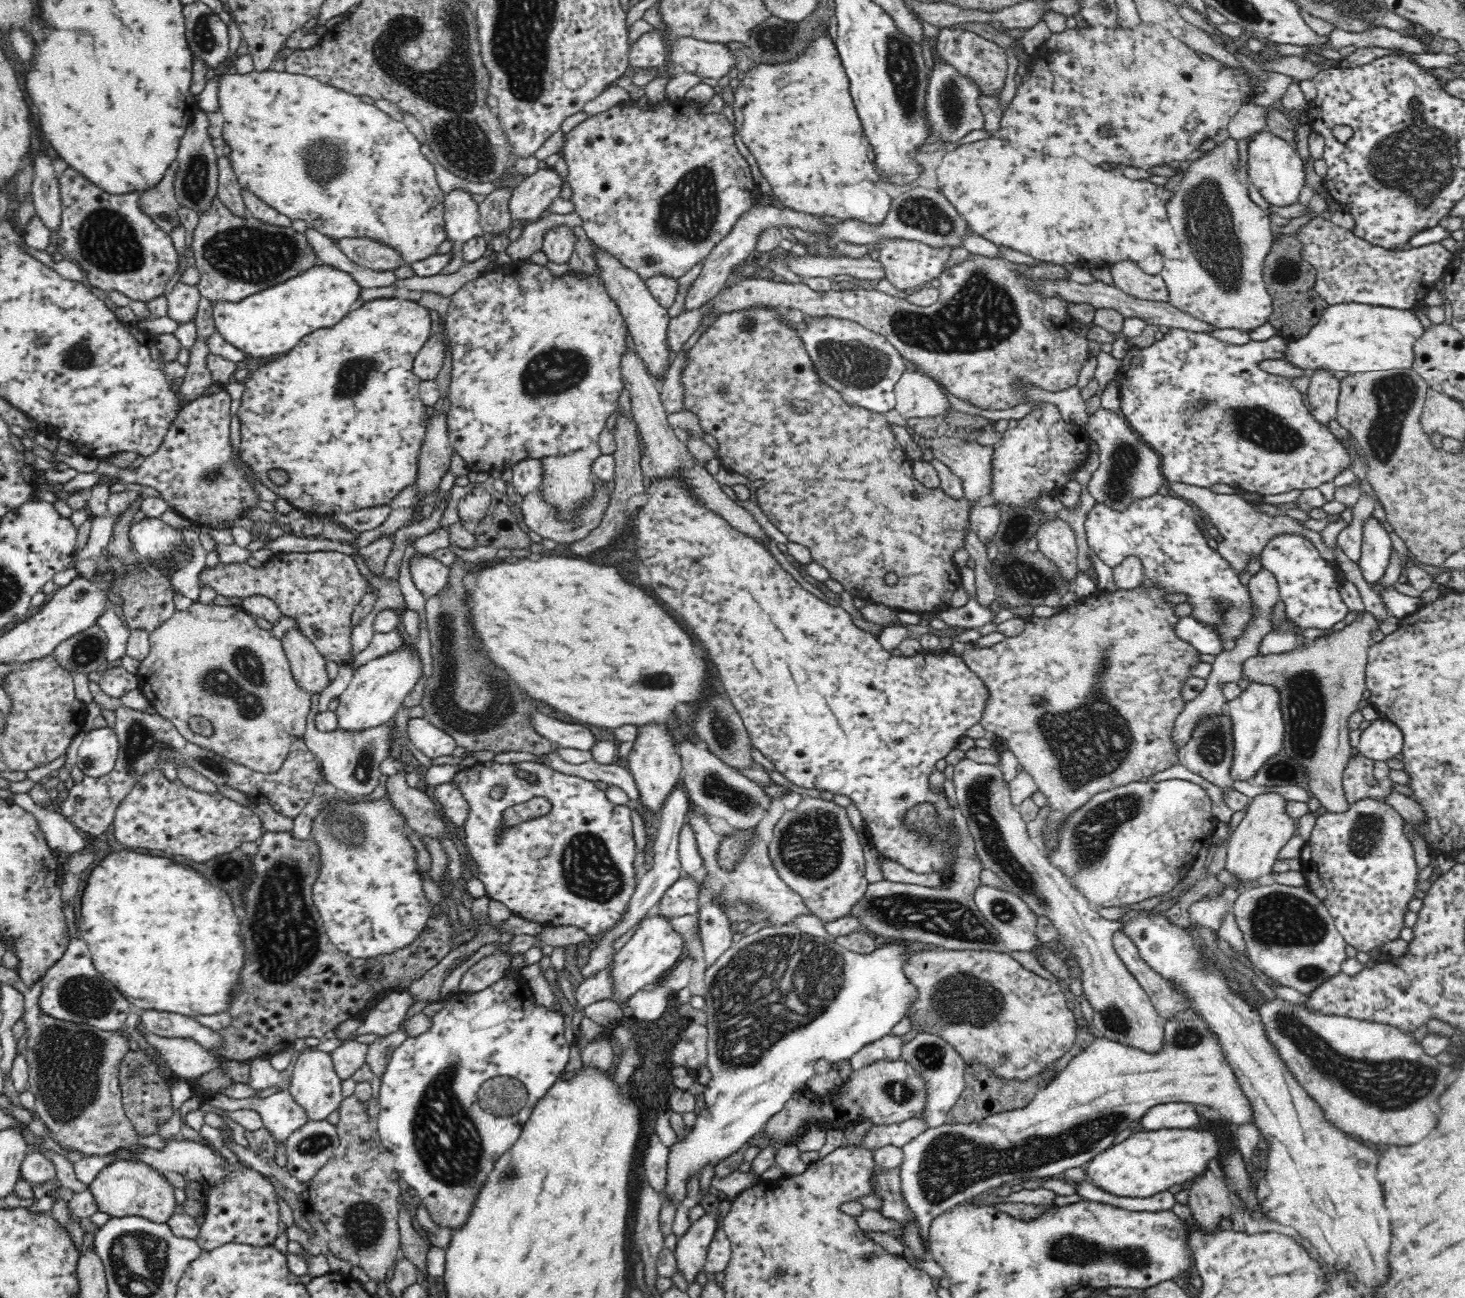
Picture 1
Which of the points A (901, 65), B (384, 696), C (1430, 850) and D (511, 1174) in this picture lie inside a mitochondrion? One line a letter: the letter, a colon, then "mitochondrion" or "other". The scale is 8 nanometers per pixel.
A: mitochondrion
B: other
C: other
D: mitochondrion

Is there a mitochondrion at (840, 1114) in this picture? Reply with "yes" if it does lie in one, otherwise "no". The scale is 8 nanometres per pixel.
no

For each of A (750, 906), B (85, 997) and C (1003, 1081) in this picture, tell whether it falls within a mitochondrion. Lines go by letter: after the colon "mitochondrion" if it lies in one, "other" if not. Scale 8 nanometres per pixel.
A: mitochondrion
B: mitochondrion
C: other

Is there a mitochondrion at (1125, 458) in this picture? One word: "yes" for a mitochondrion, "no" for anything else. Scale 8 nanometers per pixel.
yes

